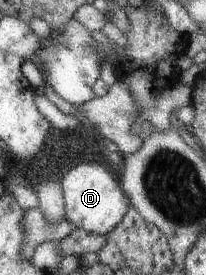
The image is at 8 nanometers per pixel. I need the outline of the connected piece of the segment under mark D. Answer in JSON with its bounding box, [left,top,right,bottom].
[60,161,129,235]

